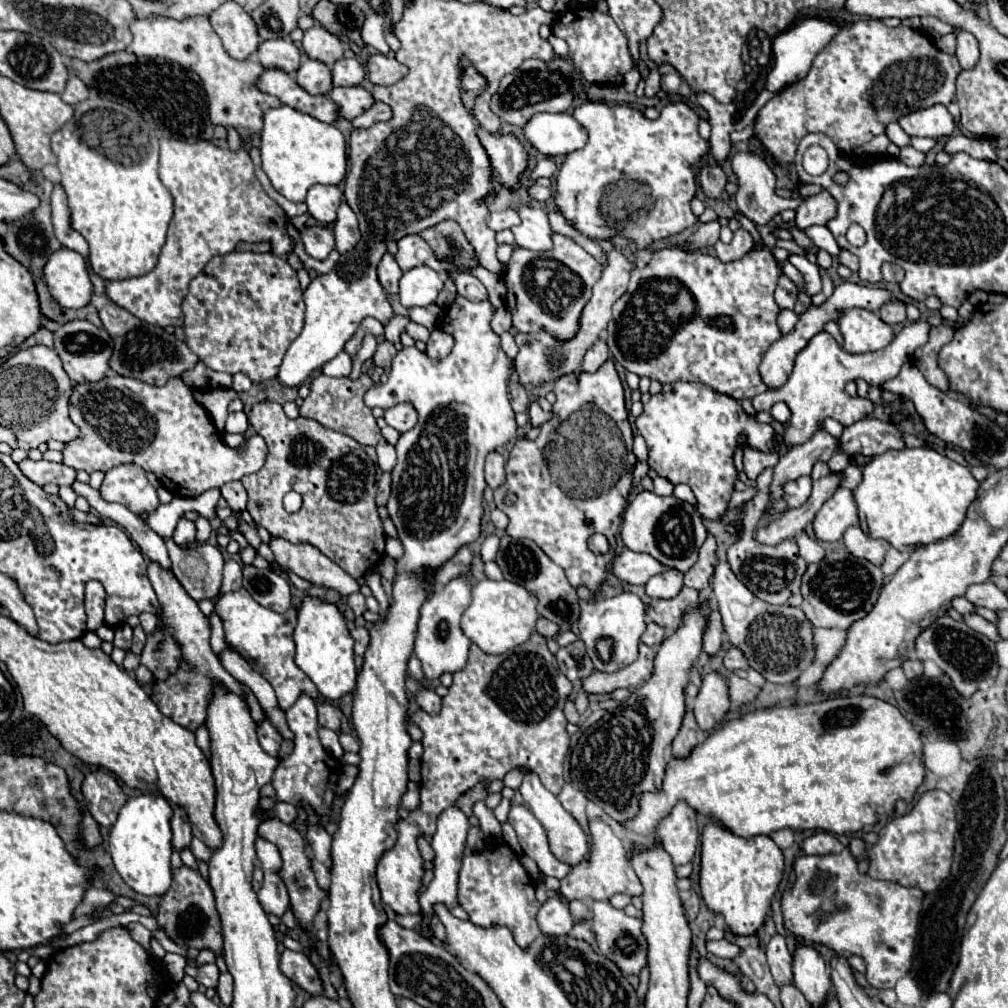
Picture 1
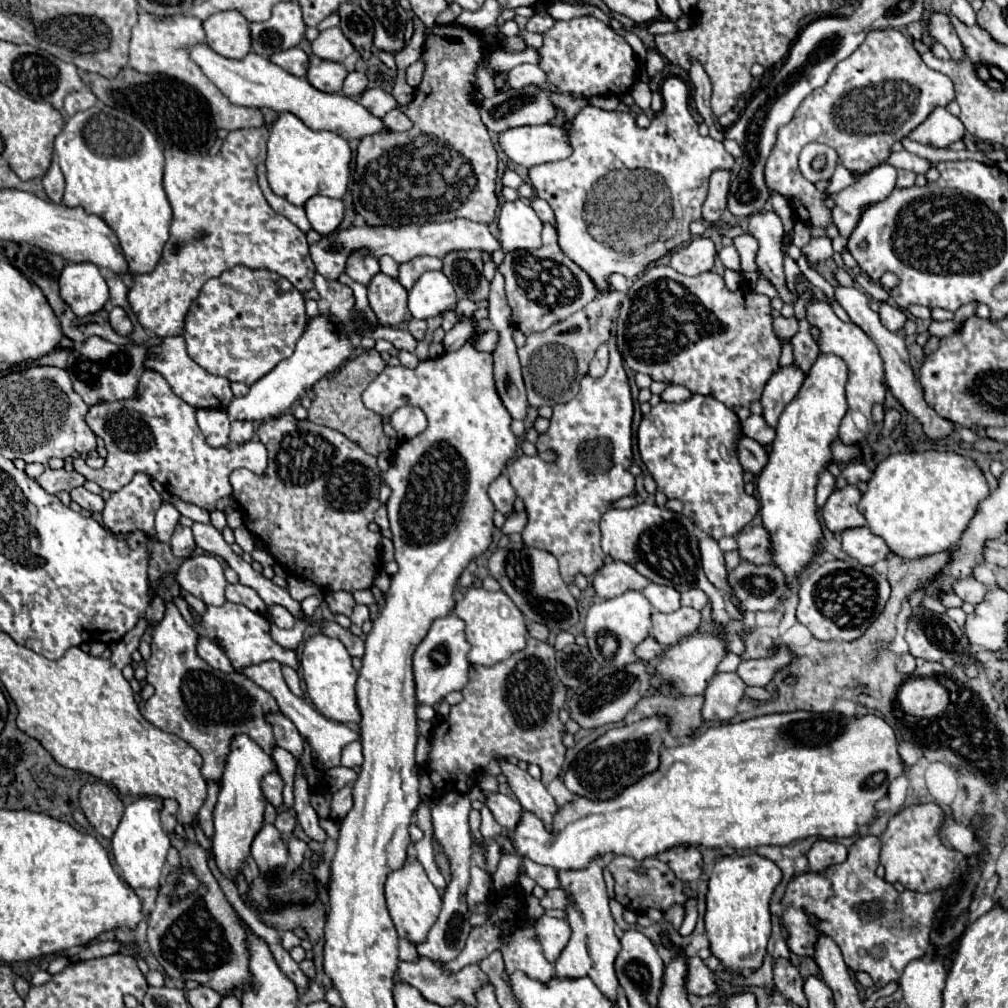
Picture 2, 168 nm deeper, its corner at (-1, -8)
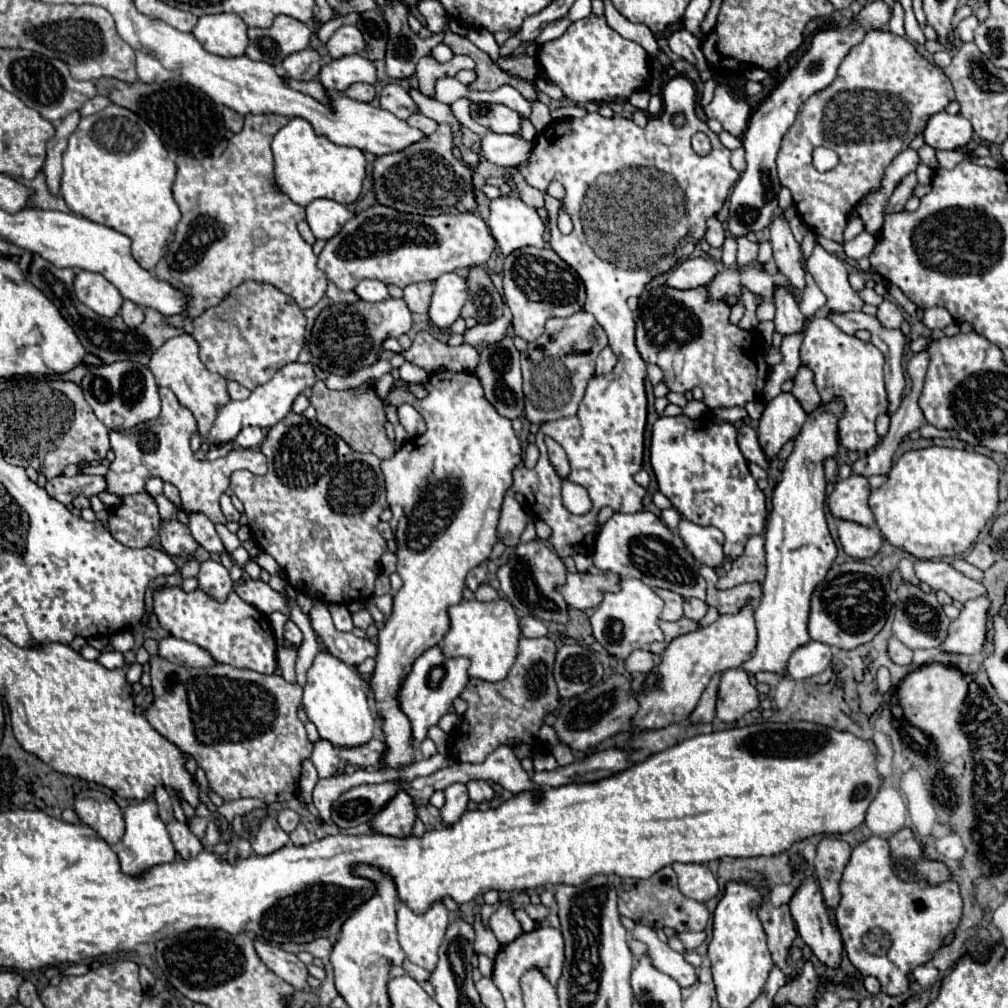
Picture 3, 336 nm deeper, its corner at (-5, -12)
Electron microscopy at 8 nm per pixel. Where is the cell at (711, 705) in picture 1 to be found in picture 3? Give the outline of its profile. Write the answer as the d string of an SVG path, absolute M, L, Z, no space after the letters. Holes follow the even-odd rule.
M741 668L725 670L721 674L717 694L717 718L725 724L737 722L745 712L759 708L759 692L749 682L749 674Z

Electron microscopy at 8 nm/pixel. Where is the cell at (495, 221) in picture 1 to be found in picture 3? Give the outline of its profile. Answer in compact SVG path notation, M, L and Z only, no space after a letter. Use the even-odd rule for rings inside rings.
M371 206L327 240L317 266L341 290L353 290L363 278L377 278L405 288L413 282L435 280L445 272L485 264L493 250L495 238L479 214L417 216L401 214L387 206Z

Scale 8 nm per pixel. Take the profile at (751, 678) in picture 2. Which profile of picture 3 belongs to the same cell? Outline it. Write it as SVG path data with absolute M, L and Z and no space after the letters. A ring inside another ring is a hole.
M811 640L791 654L785 676L789 676L791 680L803 680L823 672L829 662L831 662L831 648L827 644Z

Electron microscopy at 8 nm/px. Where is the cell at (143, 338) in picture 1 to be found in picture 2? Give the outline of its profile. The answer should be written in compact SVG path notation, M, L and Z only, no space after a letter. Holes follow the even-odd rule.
M115 306L113 312L109 314L109 322L119 334L129 334L129 330L133 330L133 324L131 324L127 312L123 308L119 308L119 306Z

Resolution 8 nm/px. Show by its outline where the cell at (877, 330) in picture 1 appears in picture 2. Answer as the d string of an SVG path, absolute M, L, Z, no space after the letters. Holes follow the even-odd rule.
M807 302L807 322L811 326L815 326L819 330L819 350L821 354L835 354L839 356L845 364L847 364L847 372L849 372L849 380L847 380L847 416L841 422L841 428L838 430L838 437L843 444L857 444L861 442L873 427L871 408L873 404L883 404L885 400L885 392L887 392L887 384L885 384L885 372L883 372L883 362L879 356L877 346L873 344L873 340L853 322L845 324L841 322L835 312L831 310L829 304L825 302Z

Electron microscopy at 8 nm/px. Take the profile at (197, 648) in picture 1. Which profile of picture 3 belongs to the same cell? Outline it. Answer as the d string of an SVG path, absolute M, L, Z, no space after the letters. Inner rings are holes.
M165 658L149 660L151 664L151 686L153 686L153 708L147 710L147 722L163 734L167 740L177 744L183 752L191 754L197 764L205 770L211 792L219 794L225 802L237 798L259 798L267 804L289 802L295 798L301 762L311 756L313 744L307 738L303 722L297 718L297 706L301 704L303 688L289 684L275 674L259 674L253 670L241 670L217 664L213 668L187 668L177 666Z

